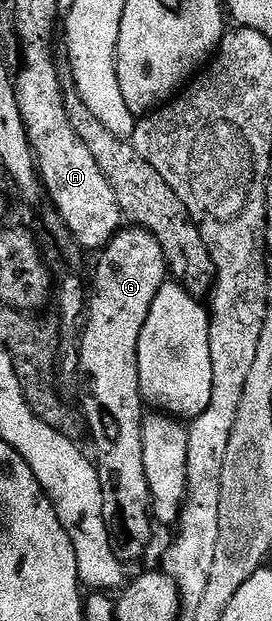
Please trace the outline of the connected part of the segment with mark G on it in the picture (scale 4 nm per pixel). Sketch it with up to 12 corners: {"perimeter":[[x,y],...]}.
{"perimeter":[[122,227],[97,260],[79,368],[113,553],[153,540],[139,334],[163,246]]}

